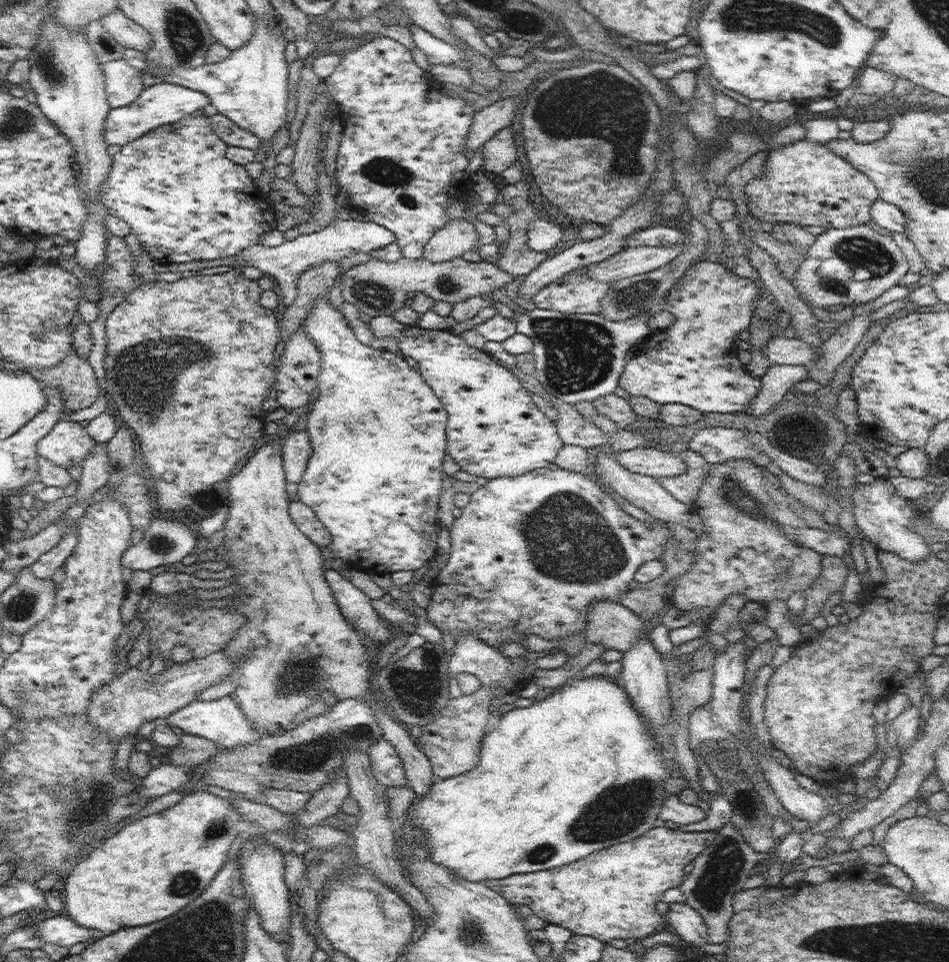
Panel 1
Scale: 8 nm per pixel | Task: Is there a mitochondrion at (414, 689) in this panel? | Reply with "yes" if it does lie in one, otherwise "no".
yes

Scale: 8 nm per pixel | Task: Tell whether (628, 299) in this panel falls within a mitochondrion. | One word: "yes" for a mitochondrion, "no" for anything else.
yes

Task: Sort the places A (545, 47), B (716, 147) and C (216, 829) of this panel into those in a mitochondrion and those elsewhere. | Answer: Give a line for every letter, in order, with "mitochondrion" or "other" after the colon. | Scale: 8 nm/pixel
A: other
B: other
C: mitochondrion

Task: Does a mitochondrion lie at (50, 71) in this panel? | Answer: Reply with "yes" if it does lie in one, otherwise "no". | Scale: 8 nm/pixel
yes

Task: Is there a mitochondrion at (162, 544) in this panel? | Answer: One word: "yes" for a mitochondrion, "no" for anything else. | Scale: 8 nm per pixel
yes

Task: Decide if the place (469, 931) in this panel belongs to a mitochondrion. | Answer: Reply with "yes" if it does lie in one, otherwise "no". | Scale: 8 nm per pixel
yes

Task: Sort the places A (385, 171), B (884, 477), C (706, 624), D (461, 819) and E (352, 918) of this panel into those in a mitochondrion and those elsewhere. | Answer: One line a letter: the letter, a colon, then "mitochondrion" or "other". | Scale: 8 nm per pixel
A: mitochondrion
B: other
C: other
D: other
E: other

